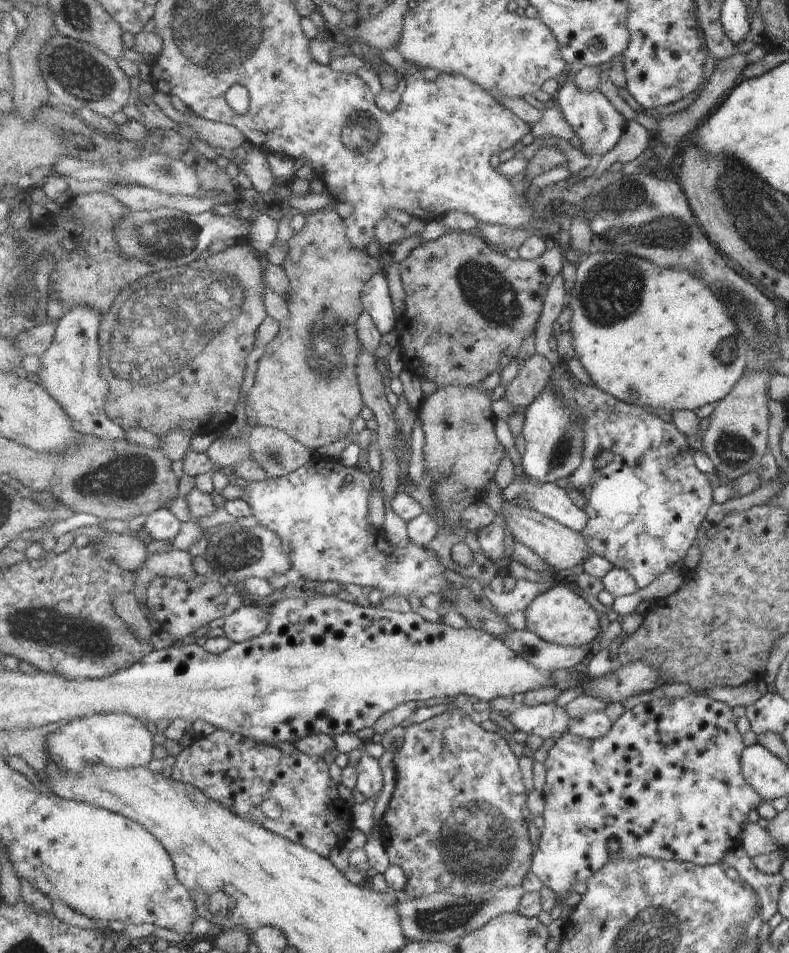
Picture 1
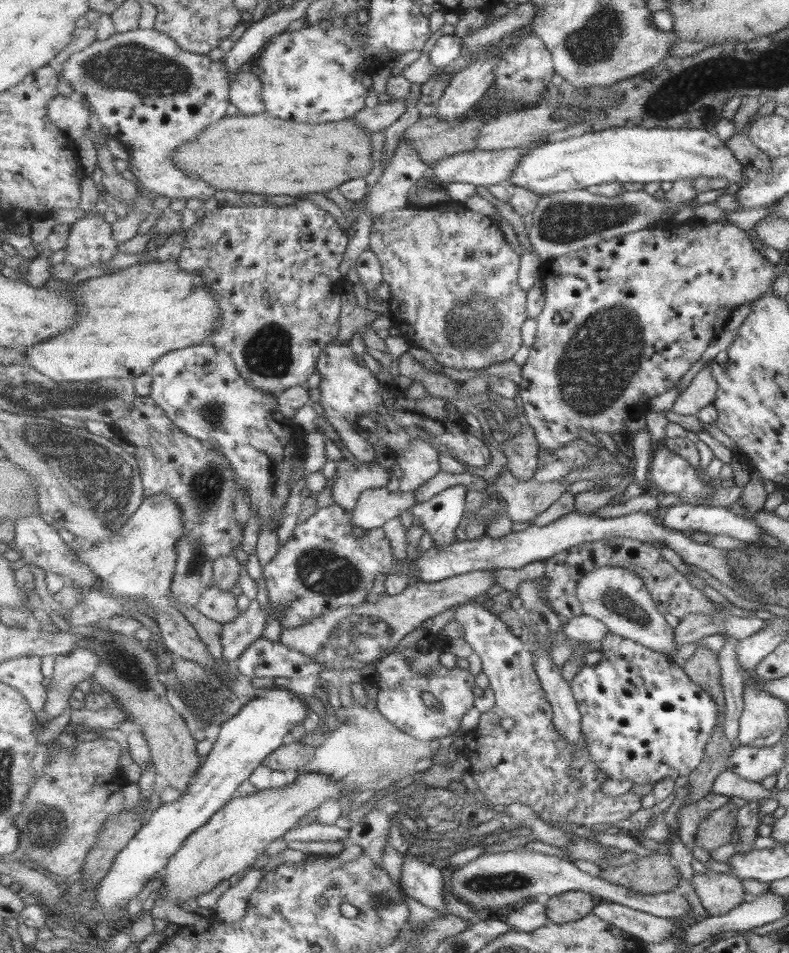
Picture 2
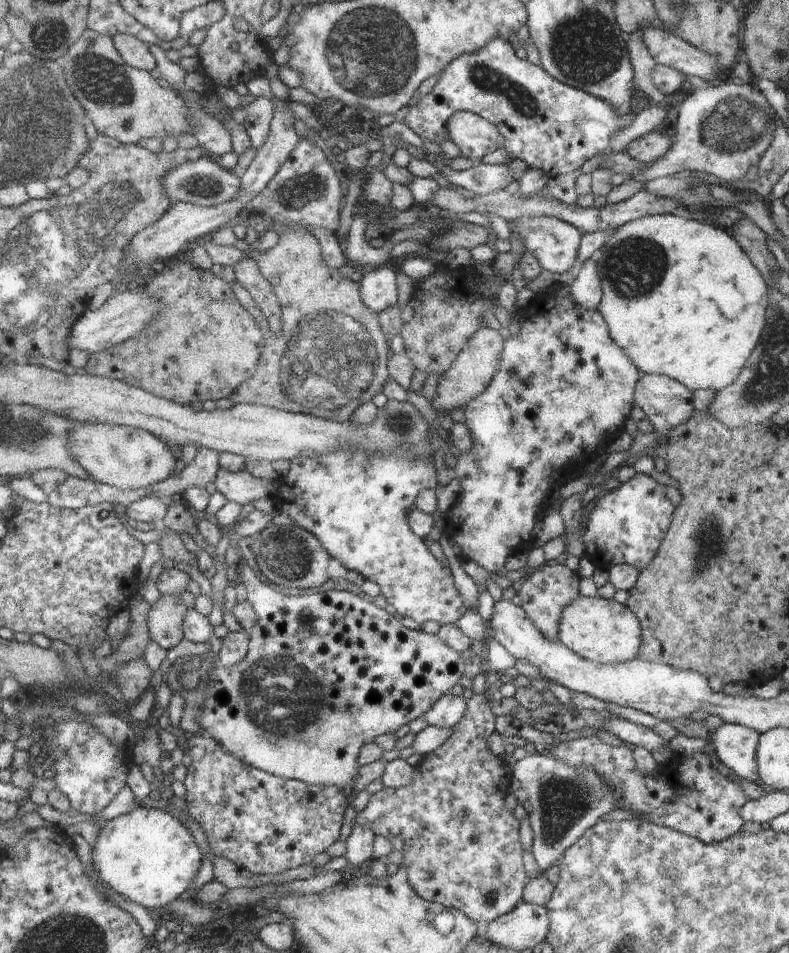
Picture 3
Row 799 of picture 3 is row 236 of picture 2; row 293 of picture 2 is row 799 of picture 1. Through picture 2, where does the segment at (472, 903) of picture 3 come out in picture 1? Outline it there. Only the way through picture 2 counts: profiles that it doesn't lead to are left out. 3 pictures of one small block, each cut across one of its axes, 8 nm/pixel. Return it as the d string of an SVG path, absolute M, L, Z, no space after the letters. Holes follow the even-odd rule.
M467 711L445 712L422 723L413 723L407 728L405 744L399 750L399 754L393 757L392 766L395 769L395 789L381 818L383 822L383 828L381 828L383 838L381 840L389 855L390 864L399 866L404 872L406 877L404 890L409 894L409 898L431 896L439 892L447 892L461 898L469 898L469 896L481 896L485 892L495 892L495 890L503 890L503 888L522 886L523 878L528 872L532 871L536 851L531 838L529 838L529 828L527 828L527 786L523 784L523 778L521 778L519 759L513 753L511 745L506 738L481 728L479 724L476 724L469 718Z

